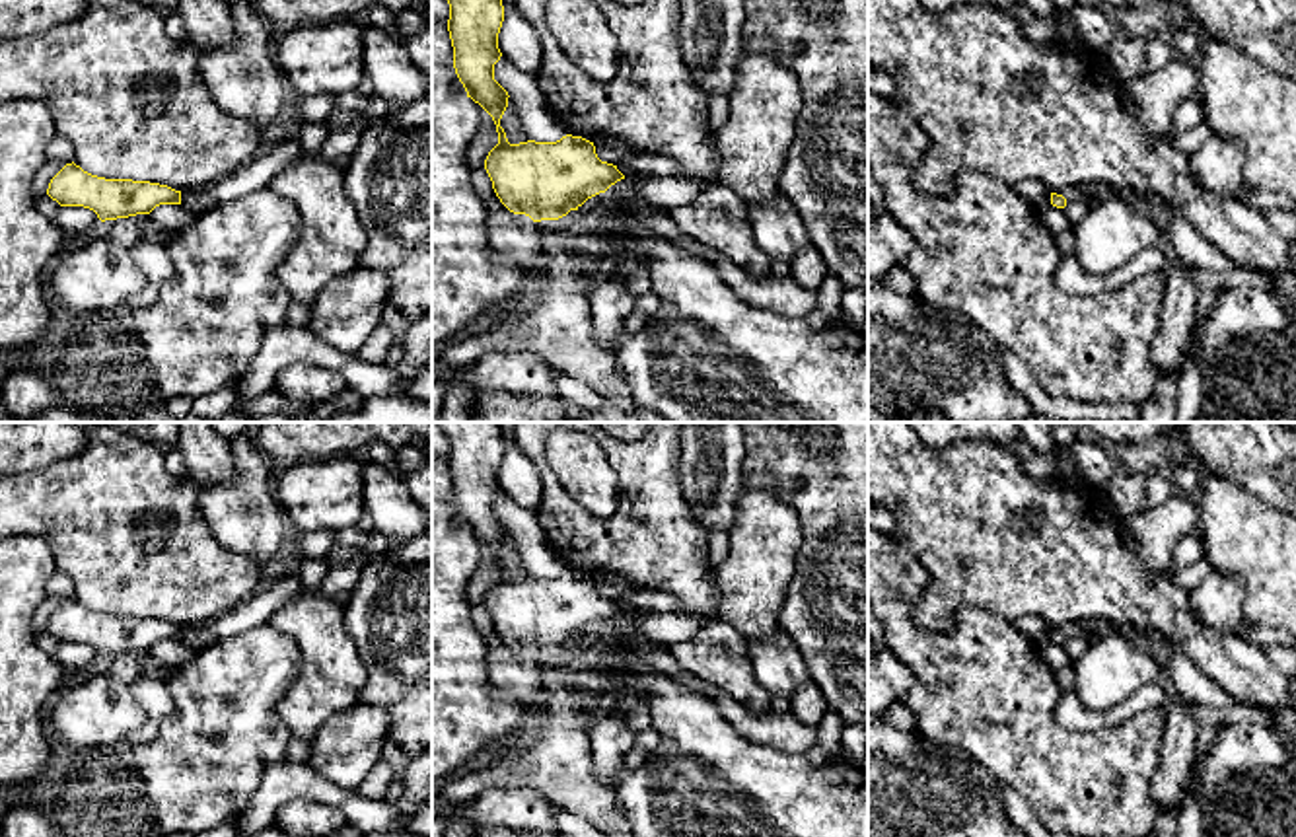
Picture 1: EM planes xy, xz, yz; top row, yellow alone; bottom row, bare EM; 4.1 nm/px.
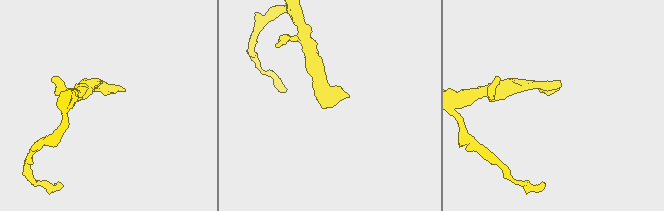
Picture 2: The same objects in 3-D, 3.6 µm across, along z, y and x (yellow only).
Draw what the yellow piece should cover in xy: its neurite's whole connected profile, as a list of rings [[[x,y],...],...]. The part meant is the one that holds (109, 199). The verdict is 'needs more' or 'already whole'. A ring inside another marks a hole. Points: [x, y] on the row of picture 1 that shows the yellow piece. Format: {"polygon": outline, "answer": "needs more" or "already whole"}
{"polygon": [[[66,164],[49,183],[47,195],[60,206],[84,206],[101,222],[150,214],[160,204],[181,204],[181,191],[132,179],[105,179]]], "answer": "already whole"}

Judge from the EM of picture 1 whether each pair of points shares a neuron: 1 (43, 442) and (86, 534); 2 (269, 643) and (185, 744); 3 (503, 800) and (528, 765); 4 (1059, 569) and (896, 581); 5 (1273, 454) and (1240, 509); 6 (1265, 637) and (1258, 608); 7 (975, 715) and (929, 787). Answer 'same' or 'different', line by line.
1: different
2: same
3: different
4: different
5: different
6: different
7: different

